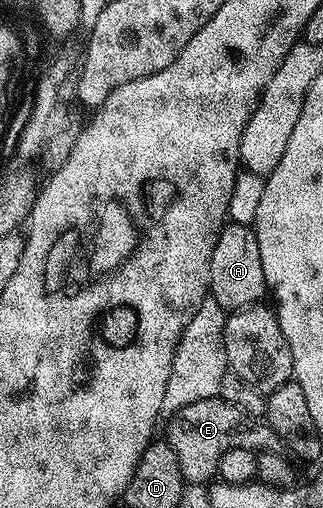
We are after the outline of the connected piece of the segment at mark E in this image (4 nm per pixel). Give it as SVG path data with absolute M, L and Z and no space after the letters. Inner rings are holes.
M214 398L203 402L191 402L183 410L172 415L167 439L175 458L179 458L179 470L190 484L204 485L217 476L219 458L232 448L242 448L252 452L279 452L283 445L279 434L264 419L248 416L241 408L226 400Z

